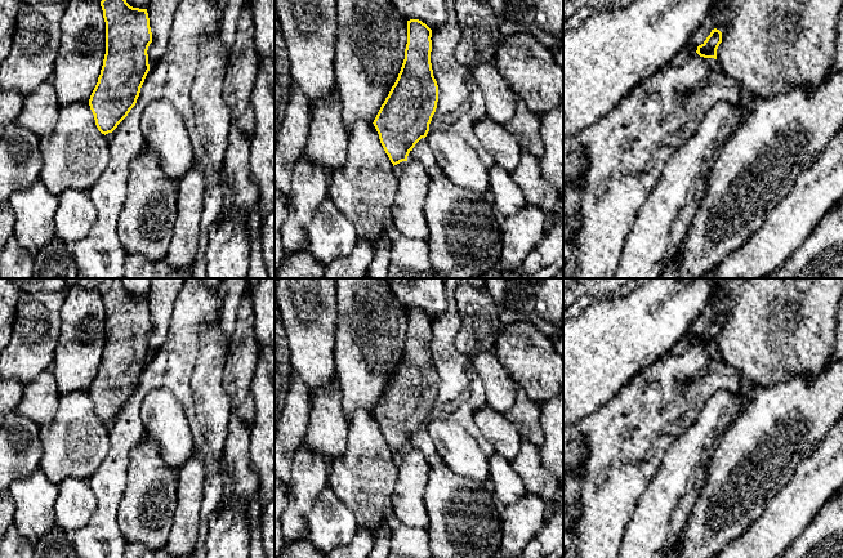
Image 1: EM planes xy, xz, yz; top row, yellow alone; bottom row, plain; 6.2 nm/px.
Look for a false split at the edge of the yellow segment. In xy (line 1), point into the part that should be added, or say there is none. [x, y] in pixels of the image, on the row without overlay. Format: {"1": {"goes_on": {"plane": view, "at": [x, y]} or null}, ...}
{"1": {"goes_on": null}}

